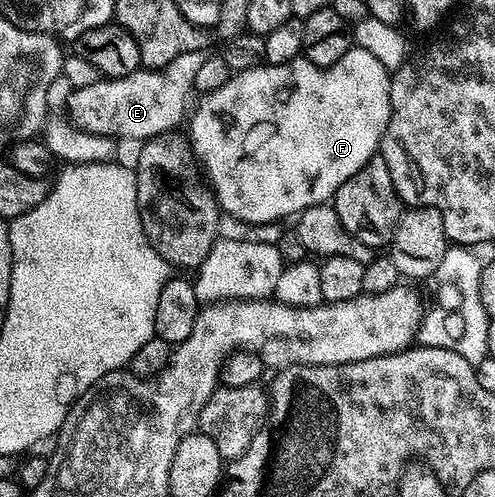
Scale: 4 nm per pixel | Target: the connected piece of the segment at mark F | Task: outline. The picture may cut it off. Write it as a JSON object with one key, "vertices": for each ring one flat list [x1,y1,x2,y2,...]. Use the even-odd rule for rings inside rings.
{"vertices":[[353,49,347,51,332,67,314,67,311,66,307,59,301,57,293,59,290,65,283,67,273,67,263,65,254,68,248,68,245,71,237,71,231,79,222,85,222,89,213,91,203,96,204,104,191,112,192,131,190,130,190,142,192,150,195,151,197,160,202,164,207,178,210,180,210,186,216,193,216,201,220,204,221,212,225,216,233,215,236,219,241,219,244,223,272,223,275,219,284,219,287,215,291,217,299,216,301,211,307,207,313,207,319,203,328,203,335,196,336,191,366,161,370,161,372,155,377,154,380,149,380,142,386,133,386,125,390,121,392,106,390,105,390,85,392,84,392,75,384,67,378,65,370,57,370,53]]}

